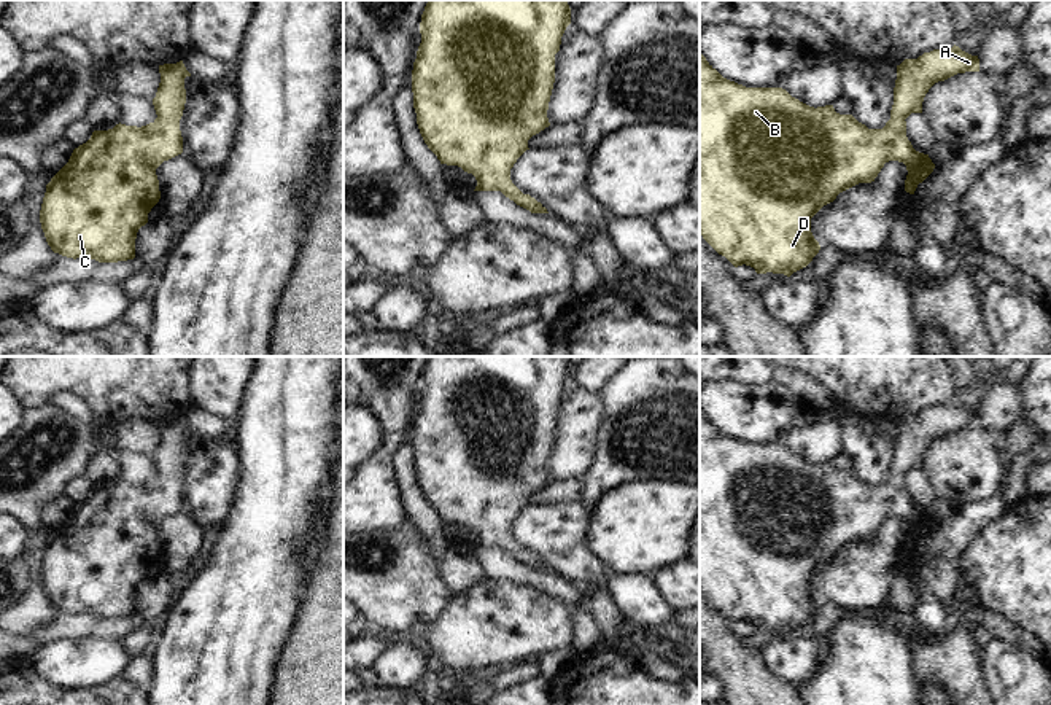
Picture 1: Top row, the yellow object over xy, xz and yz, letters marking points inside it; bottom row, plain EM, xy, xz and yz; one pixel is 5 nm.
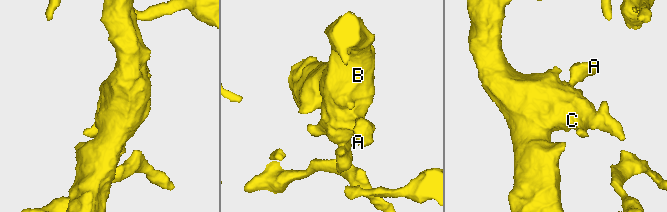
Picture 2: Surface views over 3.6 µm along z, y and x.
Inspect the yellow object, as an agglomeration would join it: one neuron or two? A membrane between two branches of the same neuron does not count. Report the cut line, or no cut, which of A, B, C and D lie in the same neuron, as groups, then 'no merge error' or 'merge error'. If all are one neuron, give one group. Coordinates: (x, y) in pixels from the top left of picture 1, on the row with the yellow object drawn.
cut none; groups A B C D; no merge error

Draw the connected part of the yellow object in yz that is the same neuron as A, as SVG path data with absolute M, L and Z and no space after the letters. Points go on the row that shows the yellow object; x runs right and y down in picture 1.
M956 45L905 59L897 65L890 119L882 129L868 129L852 115L836 113L833 105L814 108L782 88L746 88L730 81L700 53L700 234L735 267L746 264L757 274L787 277L806 267L820 250L811 232L811 218L840 193L875 181L889 161L906 166L905 191L909 194L933 172L935 164L929 154L916 151L908 140L905 119L911 113L922 113L924 97L935 83L965 72L979 72L979 59Z

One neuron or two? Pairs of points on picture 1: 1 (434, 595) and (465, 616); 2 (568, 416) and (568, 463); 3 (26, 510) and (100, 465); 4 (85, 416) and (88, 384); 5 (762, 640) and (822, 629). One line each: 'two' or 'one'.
1: two
2: one
3: two
4: two
5: one

